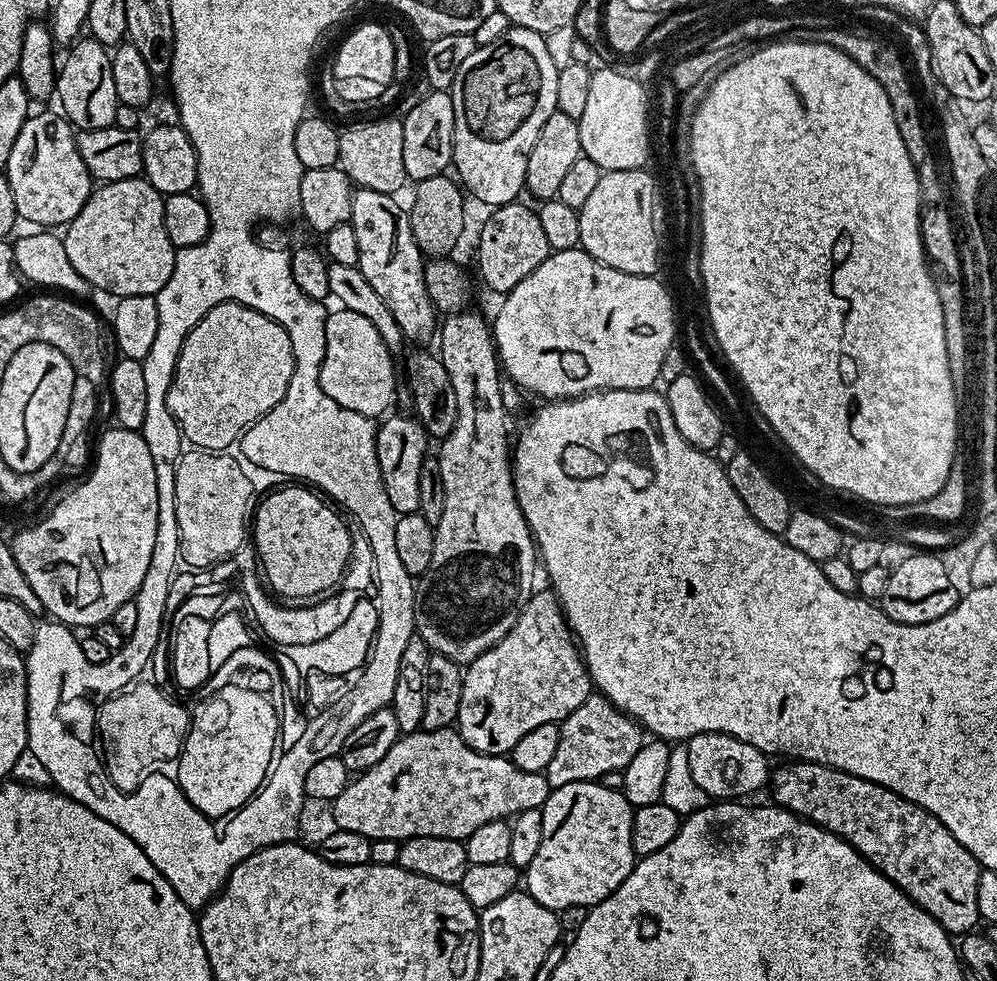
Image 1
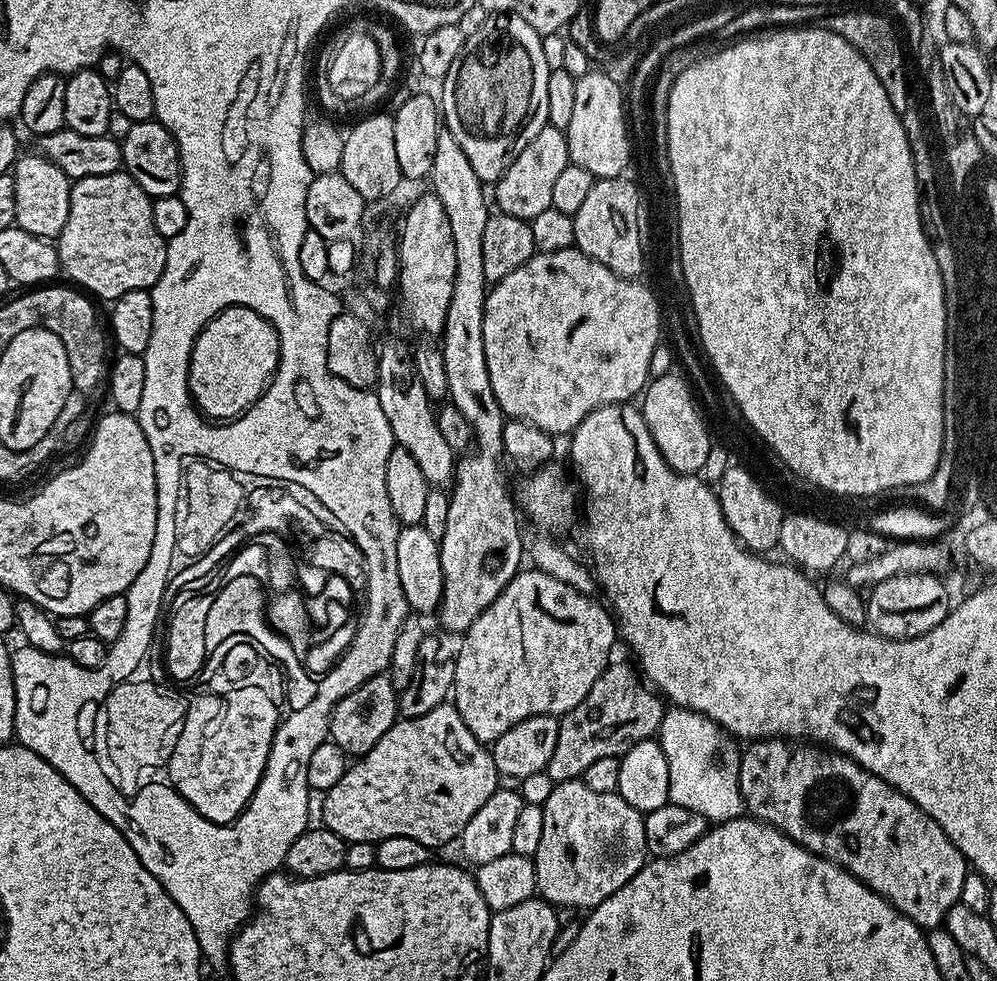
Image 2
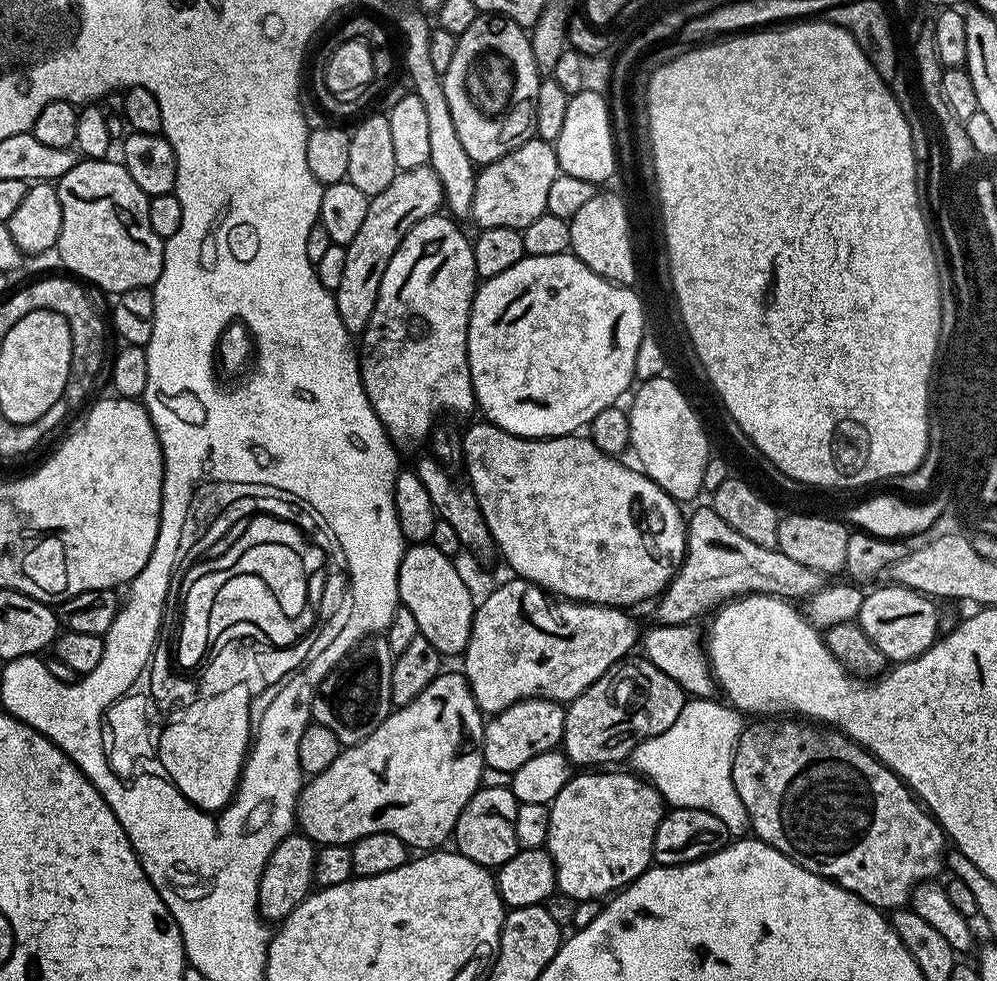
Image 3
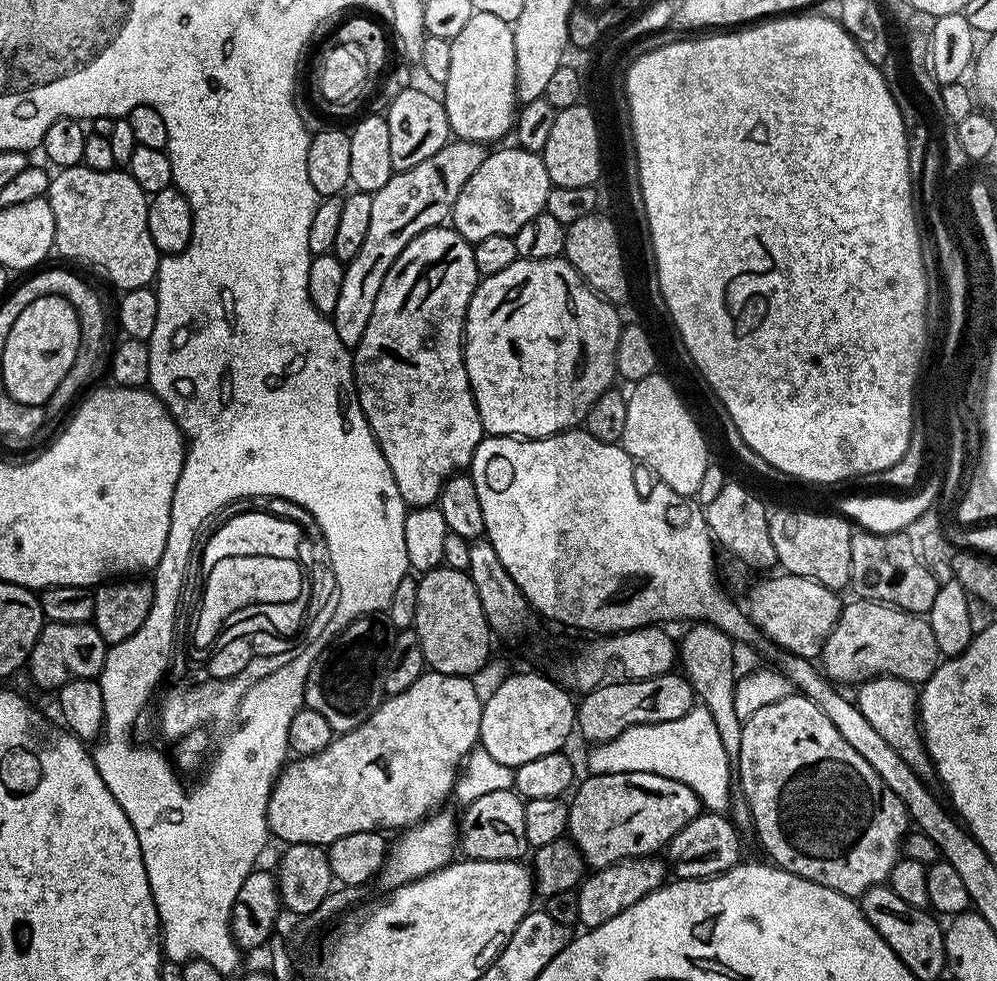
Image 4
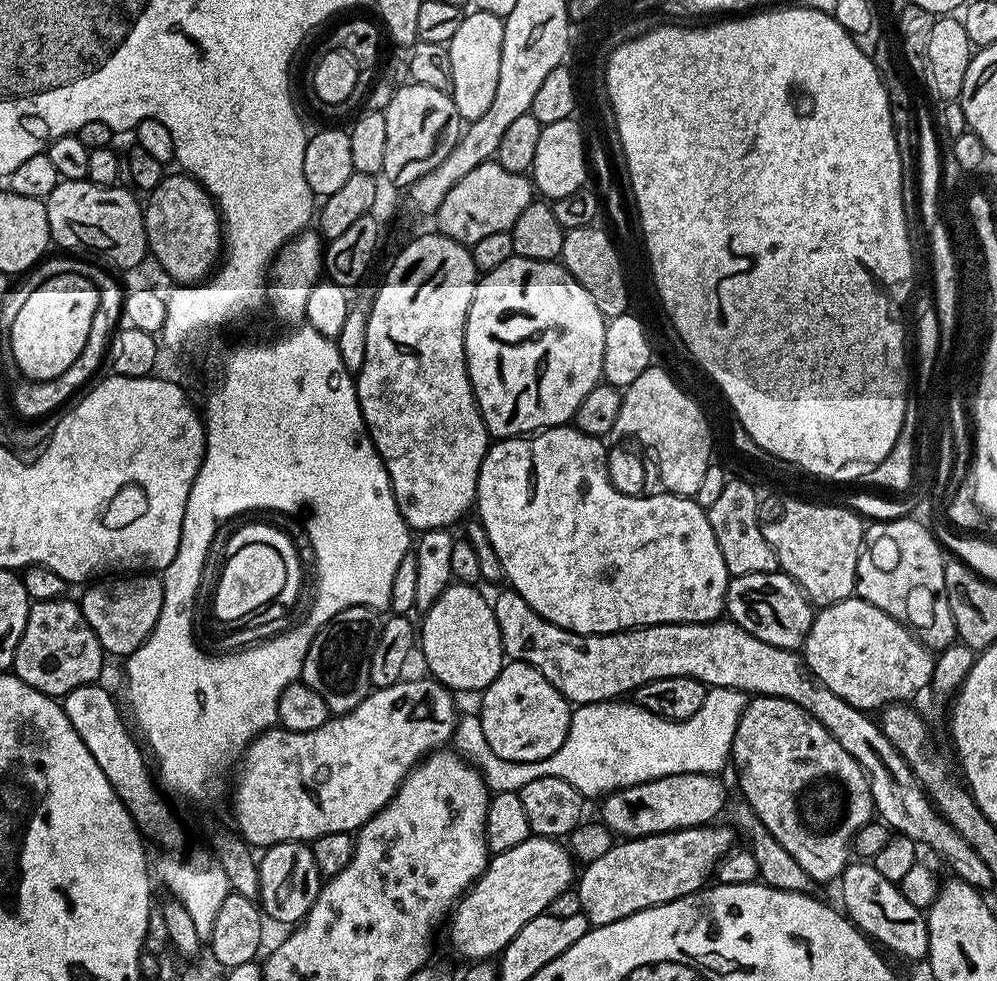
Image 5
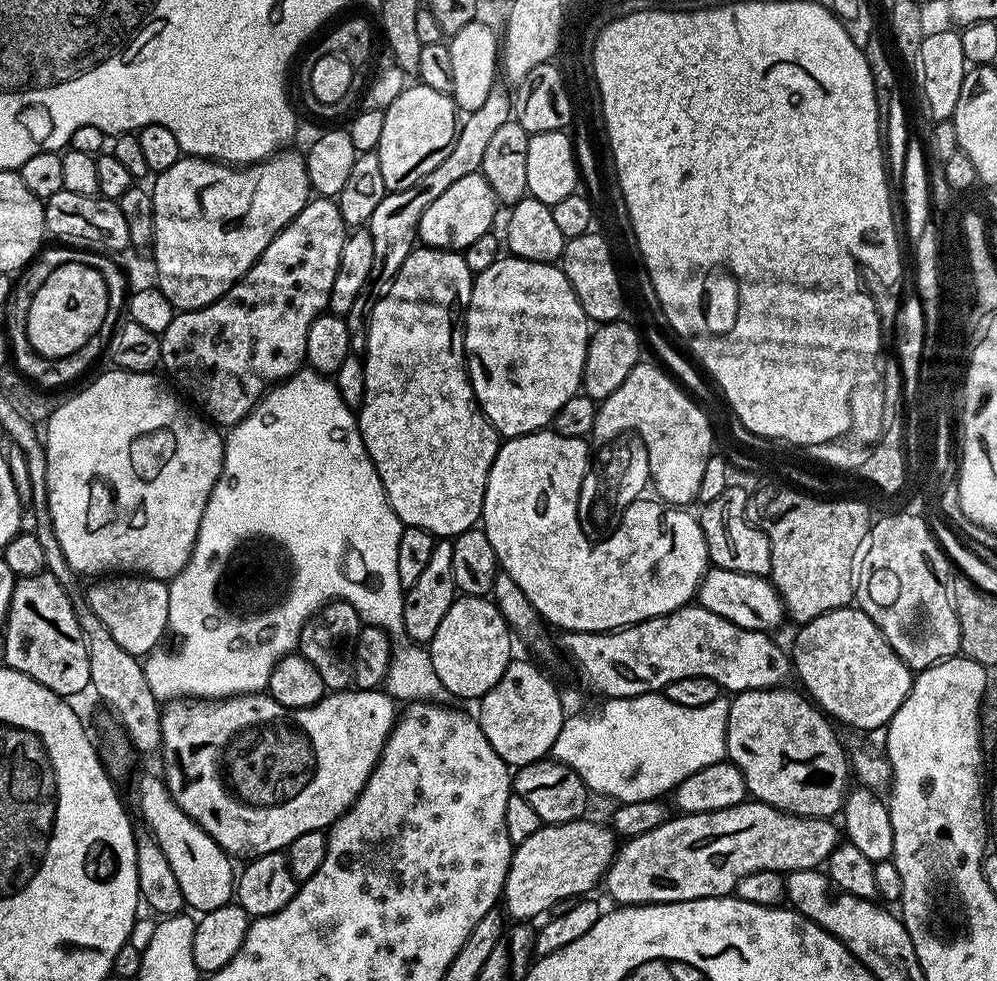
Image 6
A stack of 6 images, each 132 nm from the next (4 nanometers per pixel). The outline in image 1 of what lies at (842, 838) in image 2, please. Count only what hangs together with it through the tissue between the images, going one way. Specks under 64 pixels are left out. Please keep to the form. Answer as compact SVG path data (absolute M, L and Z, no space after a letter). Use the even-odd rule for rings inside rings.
M788 762L785 768L776 768L770 776L772 796L779 807L785 808L796 816L825 828L827 832L841 836L858 854L867 860L872 867L877 868L890 882L894 882L904 891L930 918L934 918L946 929L953 938L963 937L973 931L981 923L978 910L978 878L981 866L922 806L910 802L905 796L899 796L888 788L878 786L869 780L858 778L849 772L839 772L836 768L829 768L827 764L811 762Z

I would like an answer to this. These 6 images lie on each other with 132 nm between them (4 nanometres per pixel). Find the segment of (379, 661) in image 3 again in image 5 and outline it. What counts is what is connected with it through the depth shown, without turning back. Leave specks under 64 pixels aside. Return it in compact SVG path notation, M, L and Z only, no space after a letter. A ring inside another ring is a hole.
M350 606L322 626L310 642L300 675L303 684L322 694L322 702L326 702L329 713L352 712L354 706L362 703L373 691L370 658L374 654L374 646L378 646L381 627L382 616L377 609Z

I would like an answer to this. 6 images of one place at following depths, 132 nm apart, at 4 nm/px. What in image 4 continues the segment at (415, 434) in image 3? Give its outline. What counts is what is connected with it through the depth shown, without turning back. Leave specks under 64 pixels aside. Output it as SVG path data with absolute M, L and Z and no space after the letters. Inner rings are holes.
M441 226L430 228L409 242L398 258L390 266L382 282L382 288L378 291L378 298L374 301L374 314L370 314L370 322L366 326L366 334L362 334L362 342L354 349L354 371L356 374L356 393L360 399L360 405L364 411L366 422L386 458L390 462L390 470L394 474L394 482L398 482L398 494L402 494L405 505L409 509L421 506L432 506L439 501L440 491L449 476L455 476L461 470L467 469L472 462L472 455L486 433L482 426L482 418L476 409L476 400L472 396L472 387L468 381L468 371L464 365L464 326L468 314L468 303L472 301L472 295L476 293L478 273L474 266L474 254L472 244L463 240L455 228Z

